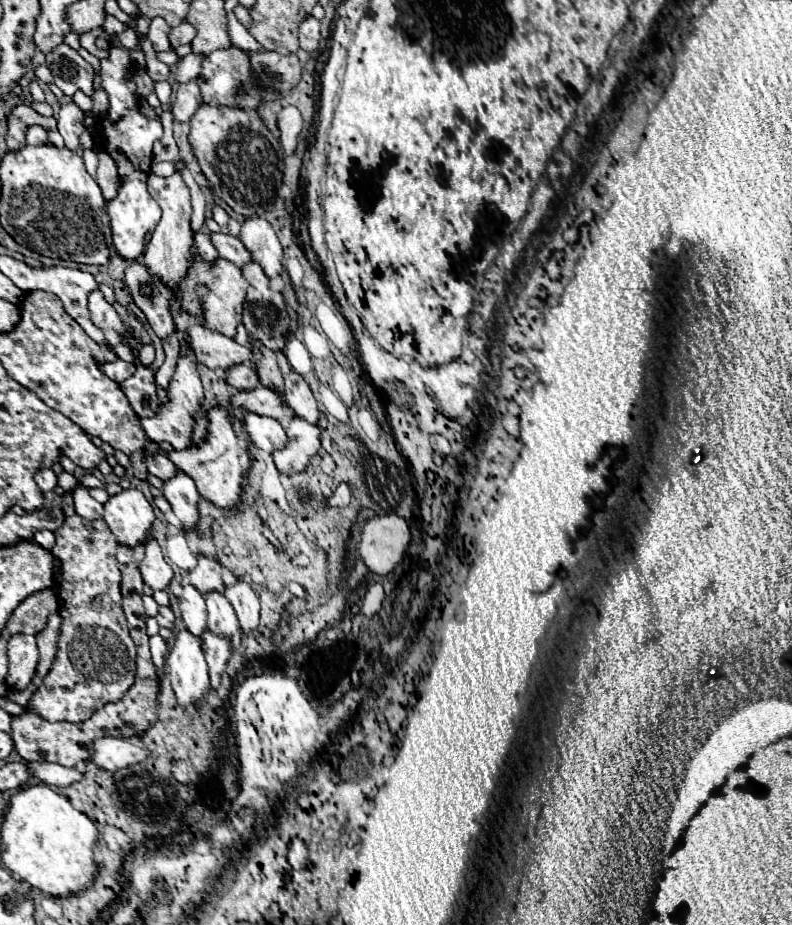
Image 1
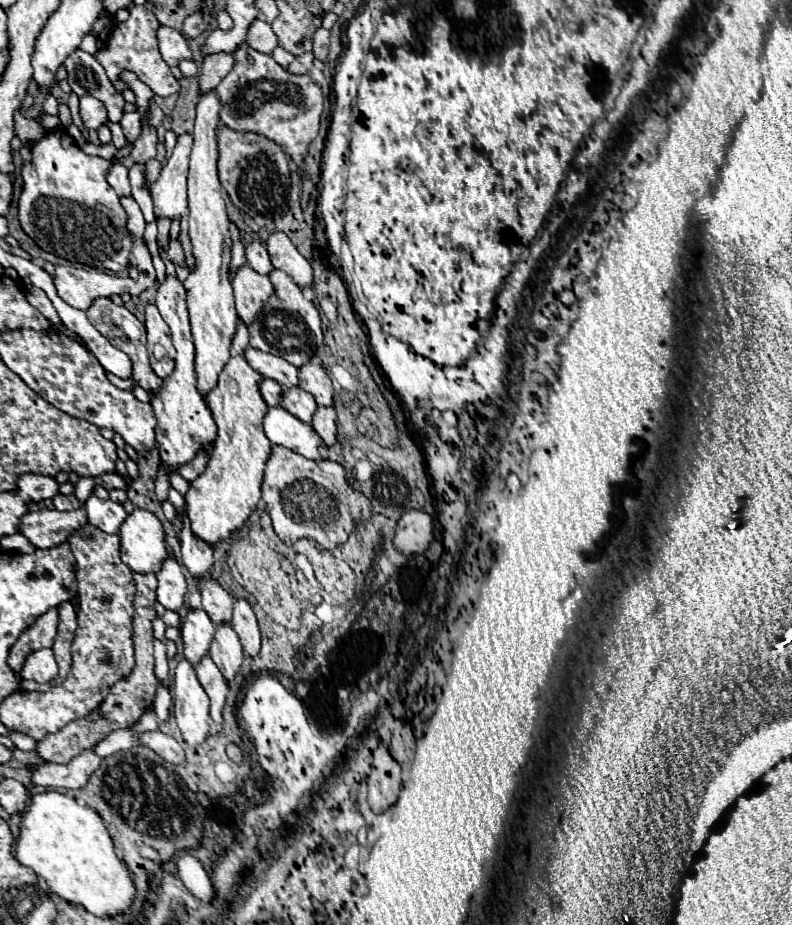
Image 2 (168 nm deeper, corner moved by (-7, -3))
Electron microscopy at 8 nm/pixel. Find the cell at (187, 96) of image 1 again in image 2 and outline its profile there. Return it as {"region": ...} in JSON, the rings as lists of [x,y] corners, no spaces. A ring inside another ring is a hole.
{"region":[[[217,53],[205,57],[199,75],[199,95],[207,95],[207,91],[213,91],[219,85],[219,81],[231,71],[233,65],[235,61],[231,53]]]}

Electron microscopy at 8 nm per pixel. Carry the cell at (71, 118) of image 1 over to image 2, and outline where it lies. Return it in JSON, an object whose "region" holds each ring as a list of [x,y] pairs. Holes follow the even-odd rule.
{"region":[[[89,95],[81,97],[79,111],[81,111],[81,121],[83,121],[87,131],[99,129],[107,121],[107,111],[105,111],[103,103],[95,97],[89,97]]]}

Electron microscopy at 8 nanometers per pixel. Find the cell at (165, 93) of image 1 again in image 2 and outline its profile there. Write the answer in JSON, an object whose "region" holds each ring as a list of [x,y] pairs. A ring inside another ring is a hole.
{"region":[[[149,3],[135,5],[131,9],[129,19],[119,23],[113,29],[105,49],[95,53],[95,59],[103,65],[103,69],[107,71],[107,77],[111,81],[119,79],[119,73],[123,69],[129,69],[129,71],[137,73],[139,79],[143,83],[147,83],[155,91],[155,95],[159,95],[159,97],[169,97],[169,95],[179,93],[179,83],[177,83],[177,79],[173,77],[169,65],[163,61],[163,57],[159,53],[159,47],[157,47],[157,29],[159,29],[159,21],[155,19],[153,7]]]}

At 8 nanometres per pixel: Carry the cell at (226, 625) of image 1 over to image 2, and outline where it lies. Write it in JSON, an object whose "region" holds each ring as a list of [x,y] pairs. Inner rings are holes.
{"region":[[[219,623],[213,643],[211,643],[211,657],[217,667],[223,671],[227,681],[233,681],[241,663],[243,663],[243,645],[239,643],[239,635],[229,623]]]}

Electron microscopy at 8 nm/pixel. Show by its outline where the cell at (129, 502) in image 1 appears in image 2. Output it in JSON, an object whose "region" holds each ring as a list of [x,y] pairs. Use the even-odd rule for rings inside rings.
{"region":[[[135,507],[133,513],[129,513],[127,519],[123,521],[119,537],[121,537],[121,559],[131,571],[135,571],[135,573],[157,573],[161,569],[161,561],[167,557],[165,533],[163,533],[161,521],[151,511]]]}

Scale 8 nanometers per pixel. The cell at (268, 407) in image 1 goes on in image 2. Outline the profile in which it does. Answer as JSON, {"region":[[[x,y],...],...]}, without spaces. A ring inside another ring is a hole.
{"region":[[[289,387],[289,389],[283,391],[281,407],[285,411],[289,411],[291,415],[295,415],[303,423],[311,423],[311,417],[317,411],[317,403],[315,403],[313,395],[305,393],[299,387]]]}

